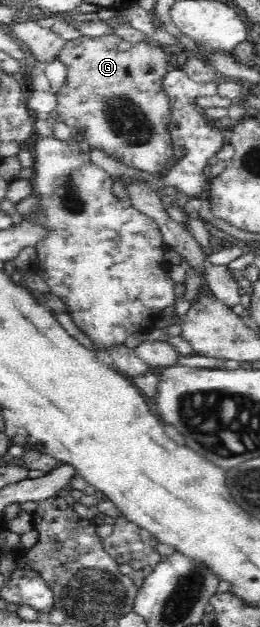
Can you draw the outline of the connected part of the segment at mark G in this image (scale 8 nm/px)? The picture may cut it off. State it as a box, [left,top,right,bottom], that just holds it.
[54,33,174,175]

